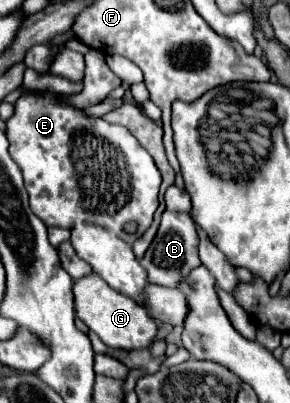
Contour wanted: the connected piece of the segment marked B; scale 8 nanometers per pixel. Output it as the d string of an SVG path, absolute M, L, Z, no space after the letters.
M166 210L162 214L162 222L160 222L156 238L152 240L144 258L140 260L140 264L148 272L148 282L176 288L182 282L182 278L186 278L188 272L200 264L198 244L200 244L200 236L198 236L198 228L192 216L188 212L168 212Z

